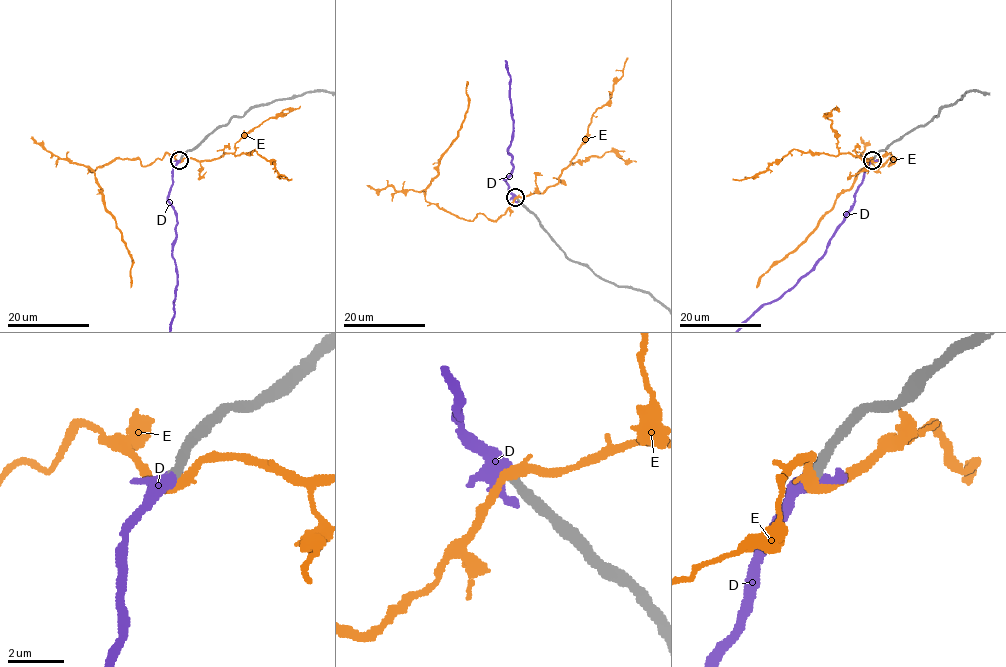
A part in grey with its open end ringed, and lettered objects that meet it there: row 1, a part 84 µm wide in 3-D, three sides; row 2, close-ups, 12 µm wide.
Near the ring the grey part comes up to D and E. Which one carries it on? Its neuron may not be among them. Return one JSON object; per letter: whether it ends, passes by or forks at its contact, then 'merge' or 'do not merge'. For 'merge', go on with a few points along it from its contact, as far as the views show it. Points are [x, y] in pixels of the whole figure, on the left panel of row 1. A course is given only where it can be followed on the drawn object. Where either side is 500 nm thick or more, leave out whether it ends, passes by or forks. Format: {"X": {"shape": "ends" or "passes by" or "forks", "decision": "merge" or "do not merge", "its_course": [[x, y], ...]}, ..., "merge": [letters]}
{"D": {"shape": "forks", "decision": "merge"}, "E": {"shape": "passes by", "decision": "do not merge"}, "merge": ["D"]}

